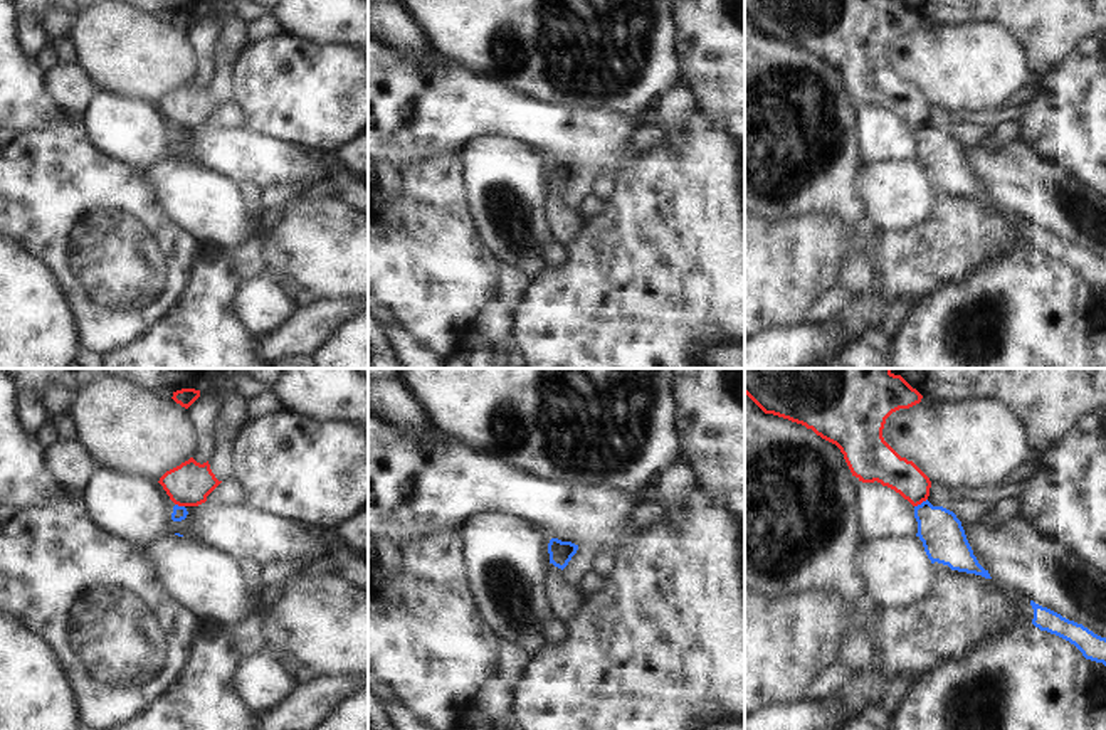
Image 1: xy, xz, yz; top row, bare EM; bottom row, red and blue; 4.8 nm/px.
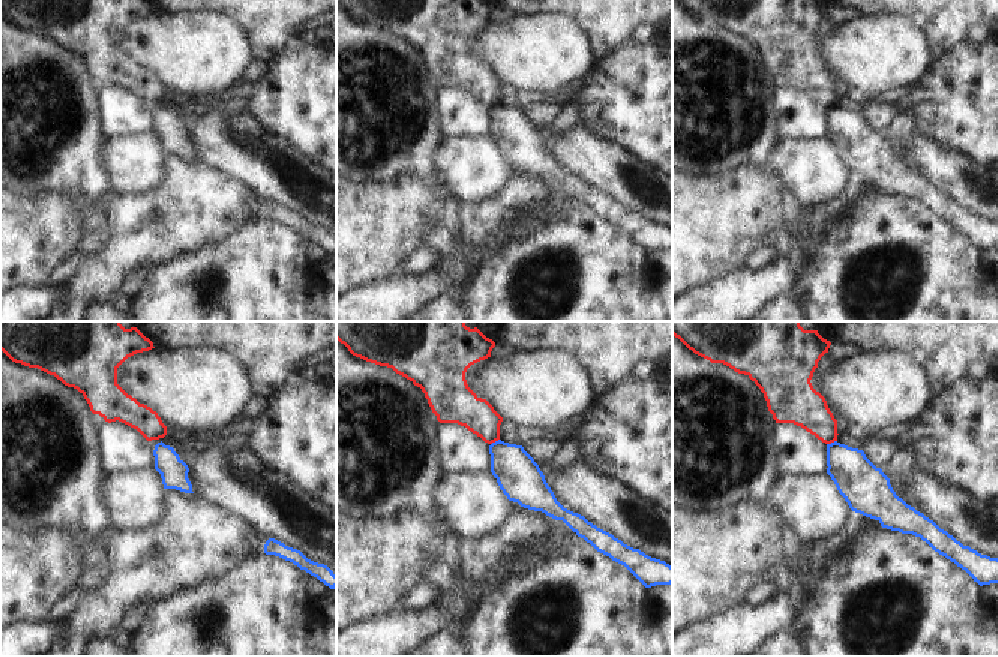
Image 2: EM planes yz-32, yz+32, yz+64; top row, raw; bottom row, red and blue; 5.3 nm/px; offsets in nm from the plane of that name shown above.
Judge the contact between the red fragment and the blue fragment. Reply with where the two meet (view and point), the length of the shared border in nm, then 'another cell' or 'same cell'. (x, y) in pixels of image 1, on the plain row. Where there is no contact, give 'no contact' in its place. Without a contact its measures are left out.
yz (920, 126) | 80 nm | another cell

